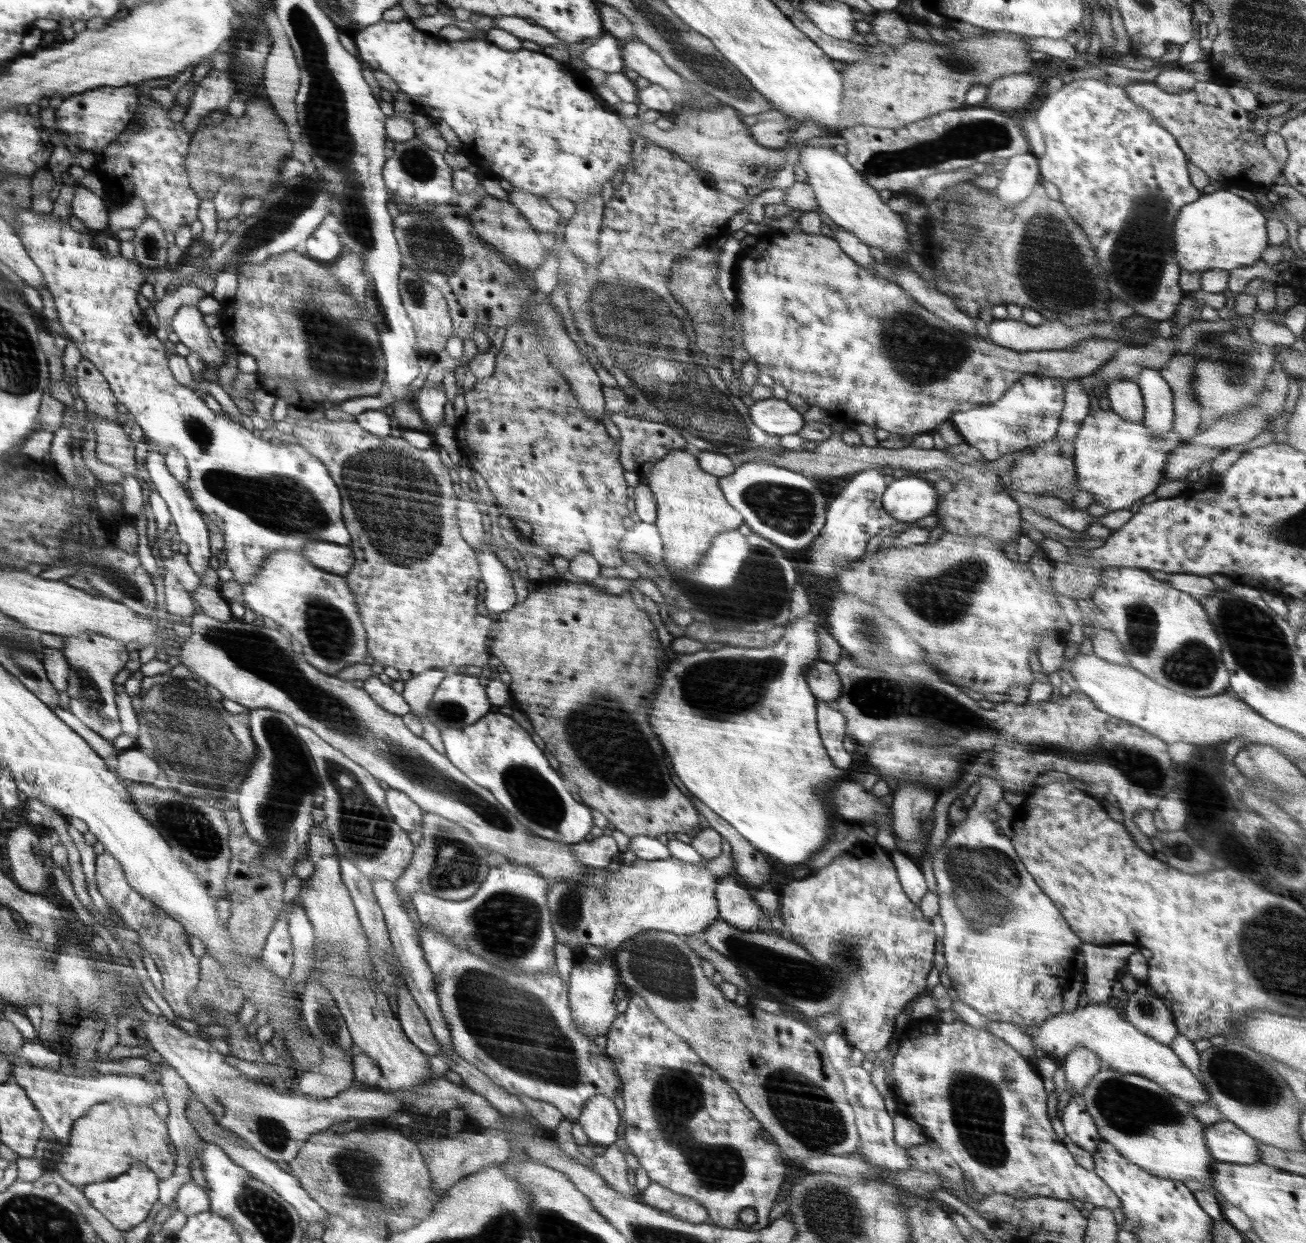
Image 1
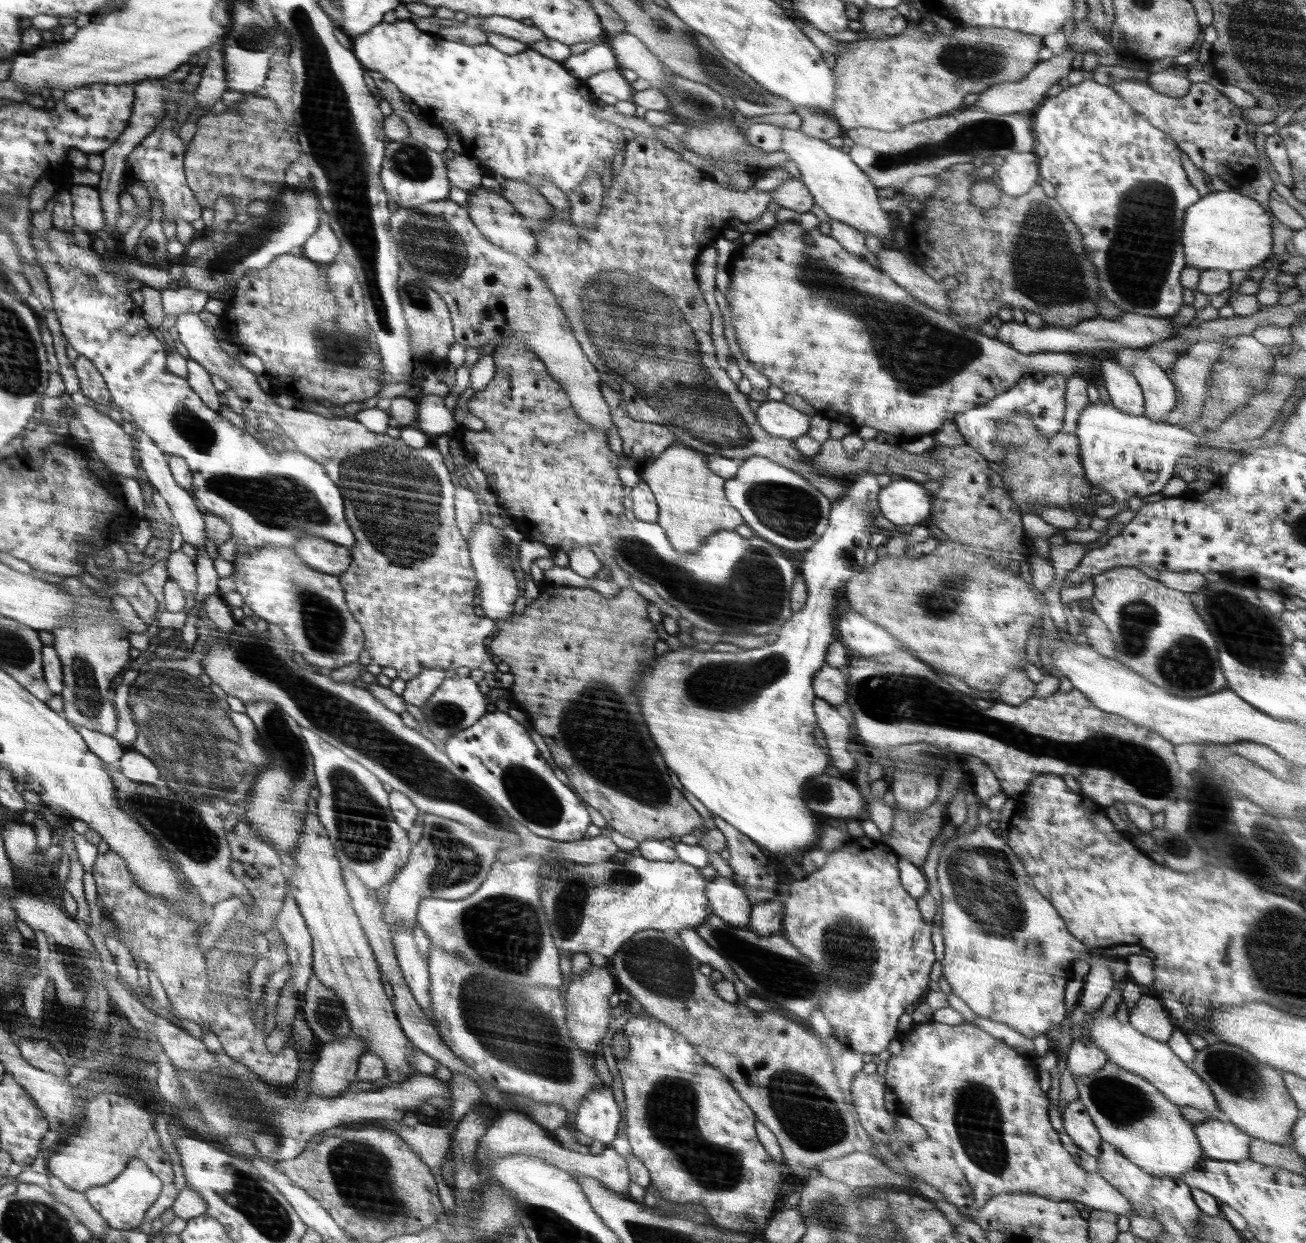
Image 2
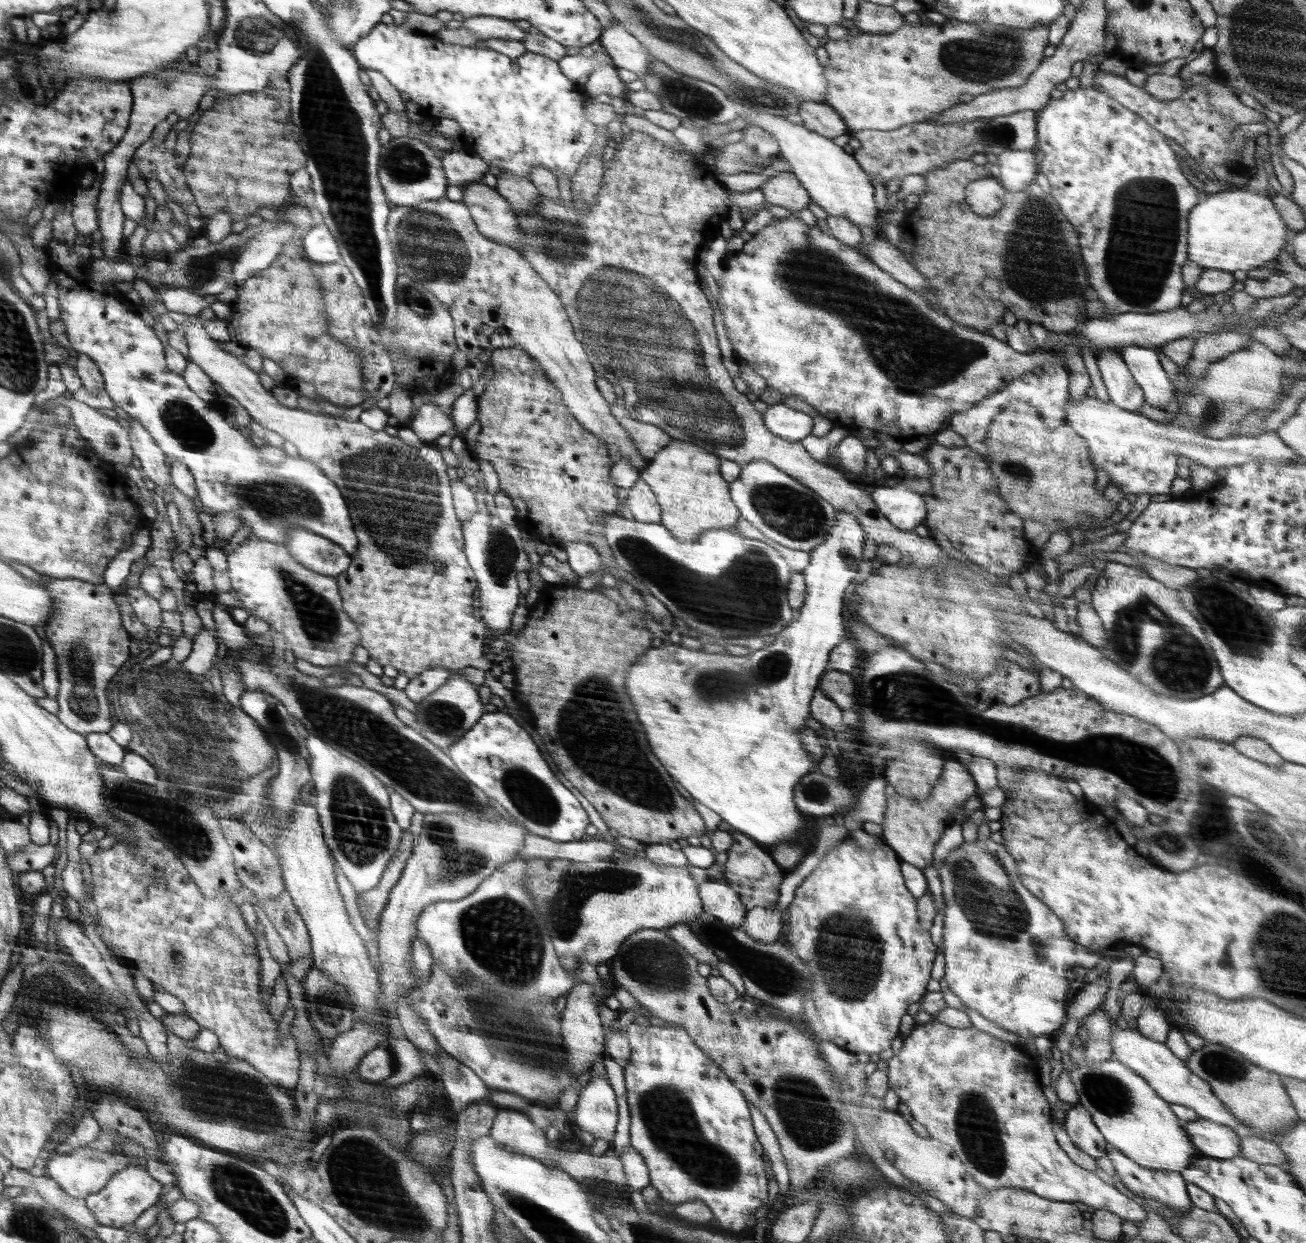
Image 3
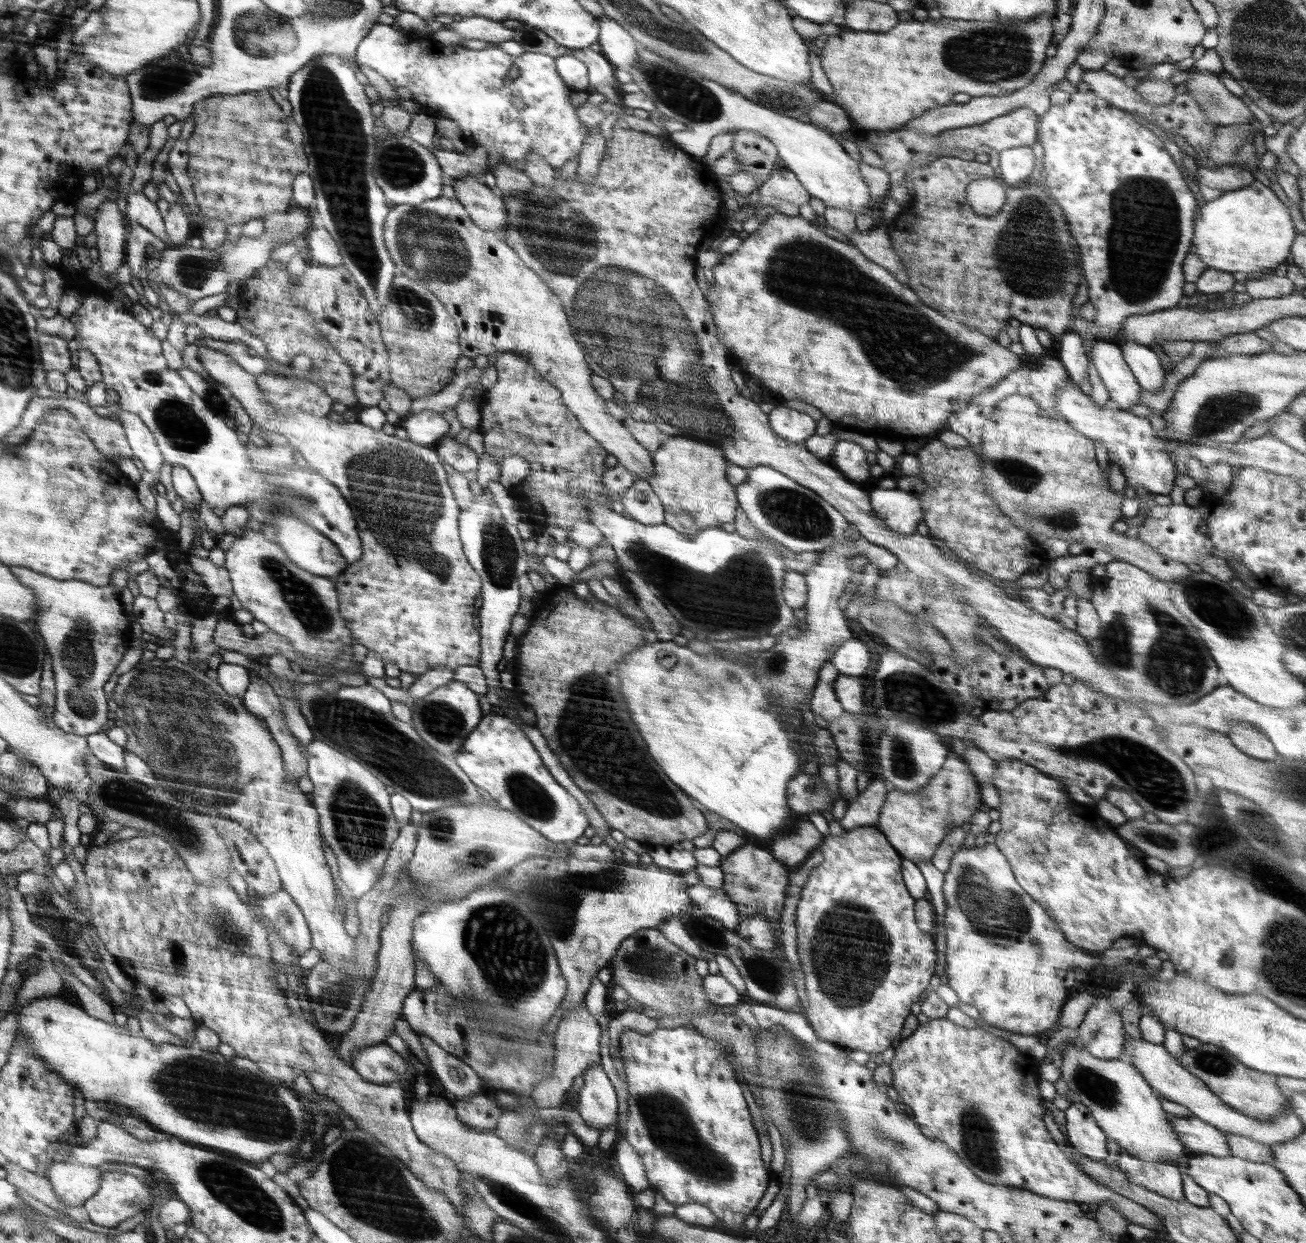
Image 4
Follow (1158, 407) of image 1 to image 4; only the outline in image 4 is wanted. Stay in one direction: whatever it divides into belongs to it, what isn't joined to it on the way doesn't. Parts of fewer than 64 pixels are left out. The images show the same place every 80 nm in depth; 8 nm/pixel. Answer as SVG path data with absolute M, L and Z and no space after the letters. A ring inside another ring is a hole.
M1132 339L1120 340L1117 345L1121 347L1124 361L1128 364L1141 390L1152 394L1158 392L1164 386L1167 375L1159 357L1149 346Z

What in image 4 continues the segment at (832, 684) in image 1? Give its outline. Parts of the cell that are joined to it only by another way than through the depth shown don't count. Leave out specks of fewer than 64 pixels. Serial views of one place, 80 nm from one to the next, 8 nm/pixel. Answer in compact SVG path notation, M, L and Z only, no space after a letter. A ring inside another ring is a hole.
M840 674L833 687L845 713L863 719L867 707L862 702L863 687L860 678Z

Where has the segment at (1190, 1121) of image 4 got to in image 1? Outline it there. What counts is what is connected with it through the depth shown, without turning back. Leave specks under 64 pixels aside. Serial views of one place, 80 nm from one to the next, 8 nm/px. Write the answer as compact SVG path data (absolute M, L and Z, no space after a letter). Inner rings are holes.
M1229 1121L1208 1125L1203 1136L1216 1161L1241 1165L1259 1161L1257 1140Z

